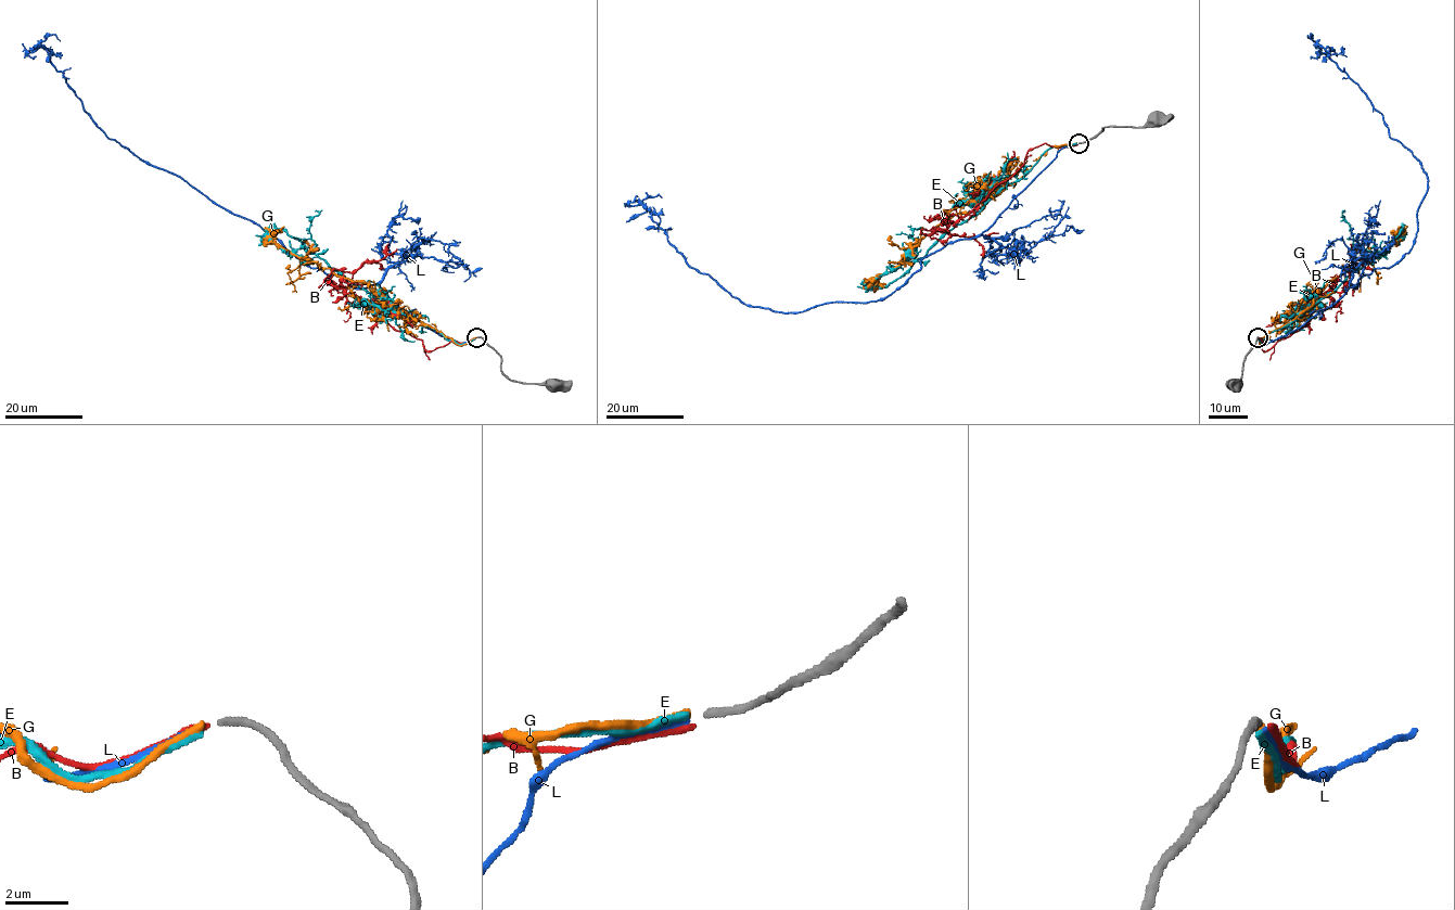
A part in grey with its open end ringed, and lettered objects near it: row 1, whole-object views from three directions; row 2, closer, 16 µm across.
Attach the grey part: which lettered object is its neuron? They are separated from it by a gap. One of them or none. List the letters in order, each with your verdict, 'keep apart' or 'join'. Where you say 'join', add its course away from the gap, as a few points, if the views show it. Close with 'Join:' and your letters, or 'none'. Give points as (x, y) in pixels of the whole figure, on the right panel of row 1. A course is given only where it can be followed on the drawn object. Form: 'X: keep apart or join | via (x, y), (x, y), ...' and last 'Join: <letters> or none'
B: keep apart
E: keep apart
G: join | via (1258, 337), (1260, 344), (1271, 331), (1289, 323), (1313, 303), (1328, 282), (1361, 263), (1377, 258), (1407, 226)
L: keep apart
Join: G

